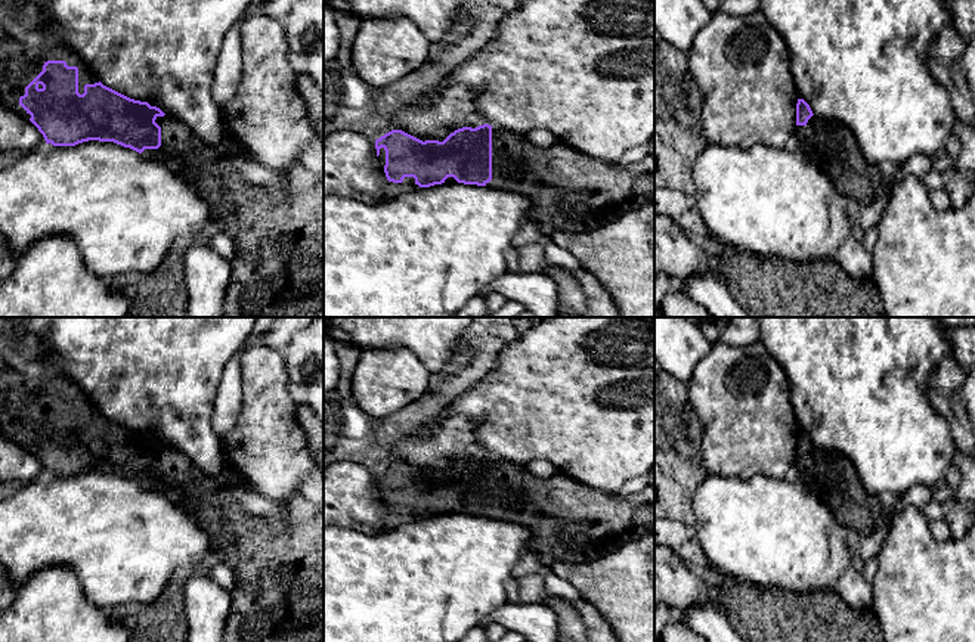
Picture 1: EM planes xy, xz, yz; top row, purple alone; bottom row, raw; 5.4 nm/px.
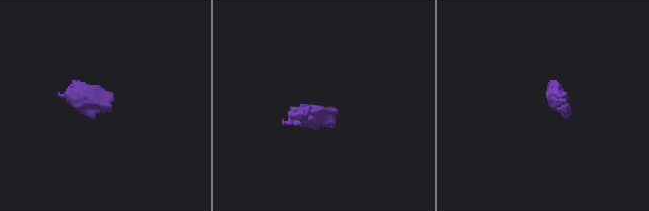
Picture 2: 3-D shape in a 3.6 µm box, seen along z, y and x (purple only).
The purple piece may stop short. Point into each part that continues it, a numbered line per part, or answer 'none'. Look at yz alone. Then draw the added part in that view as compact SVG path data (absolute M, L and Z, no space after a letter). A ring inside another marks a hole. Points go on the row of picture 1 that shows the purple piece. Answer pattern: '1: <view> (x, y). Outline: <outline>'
1: yz (829, 145). Outline: M812 115L805 125L795 125L793 146L830 177L844 198L858 199L864 205L875 199L882 167L866 161L845 124Z

